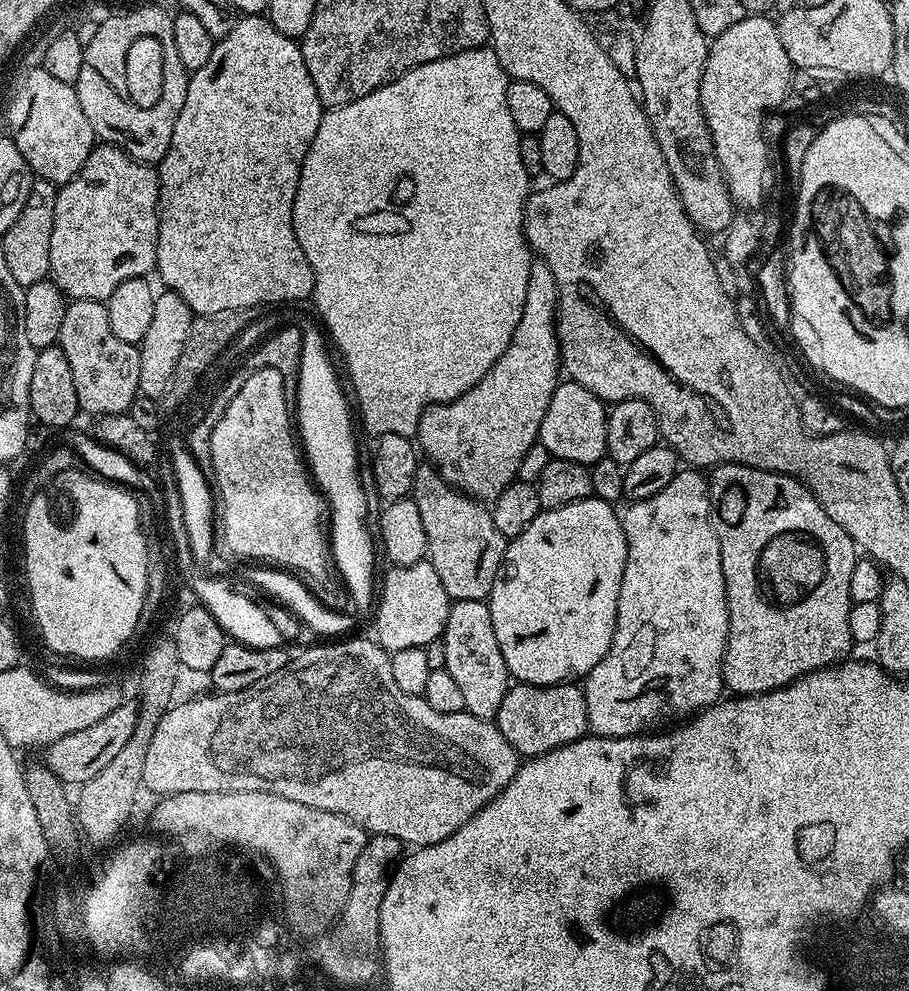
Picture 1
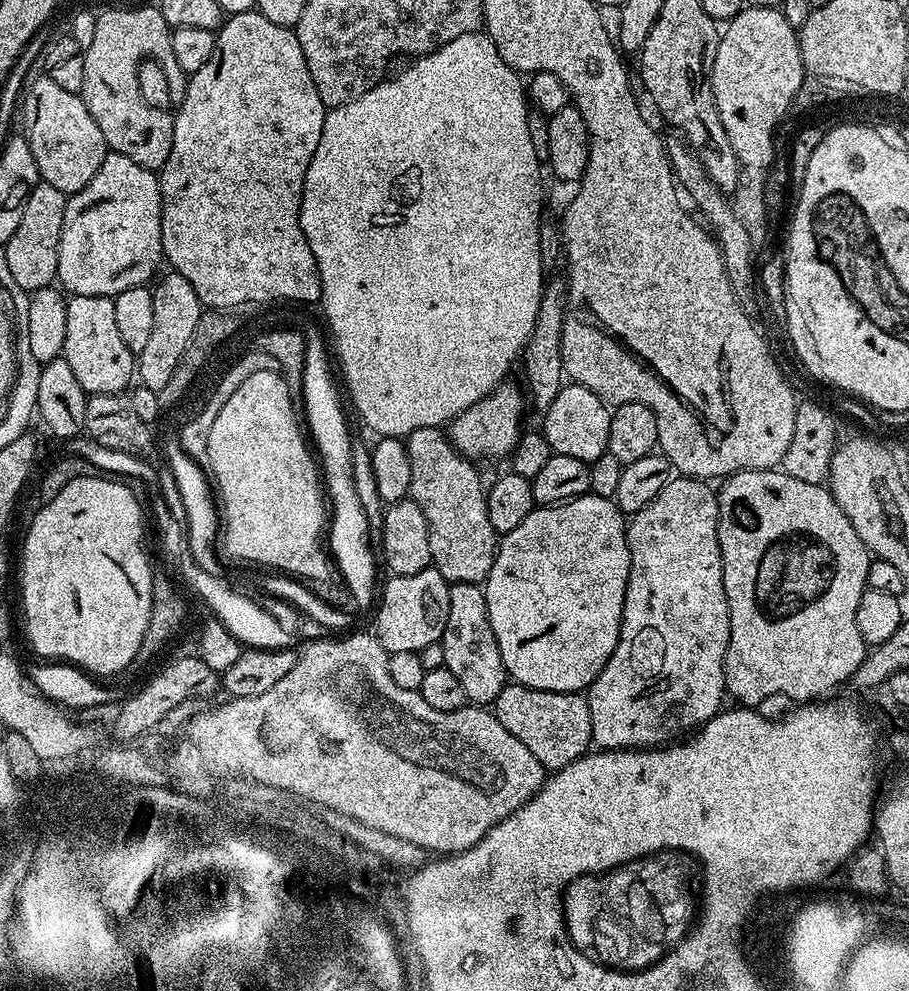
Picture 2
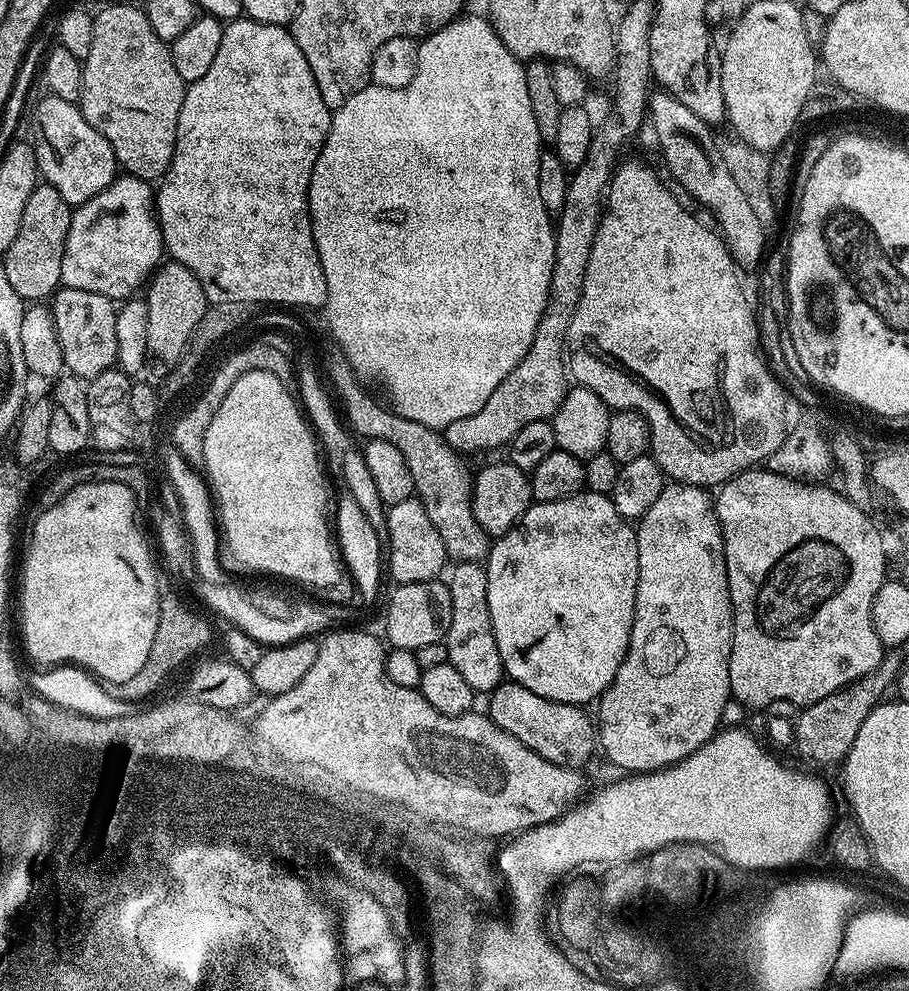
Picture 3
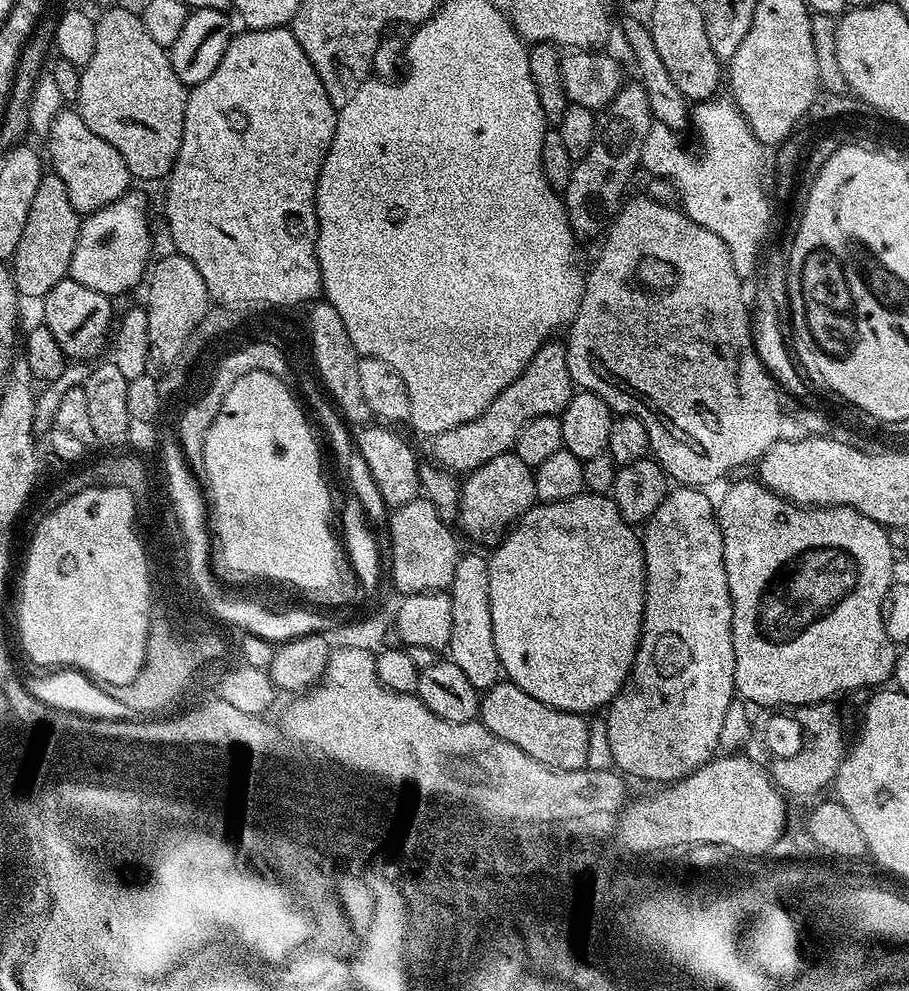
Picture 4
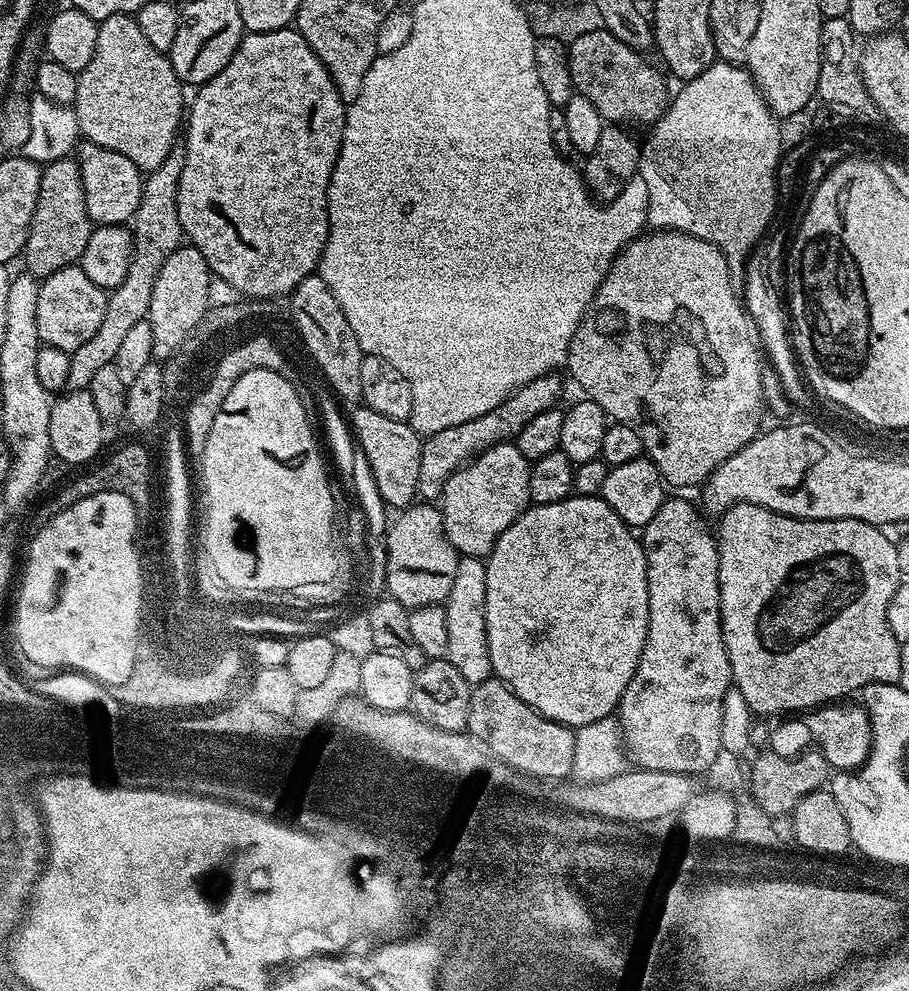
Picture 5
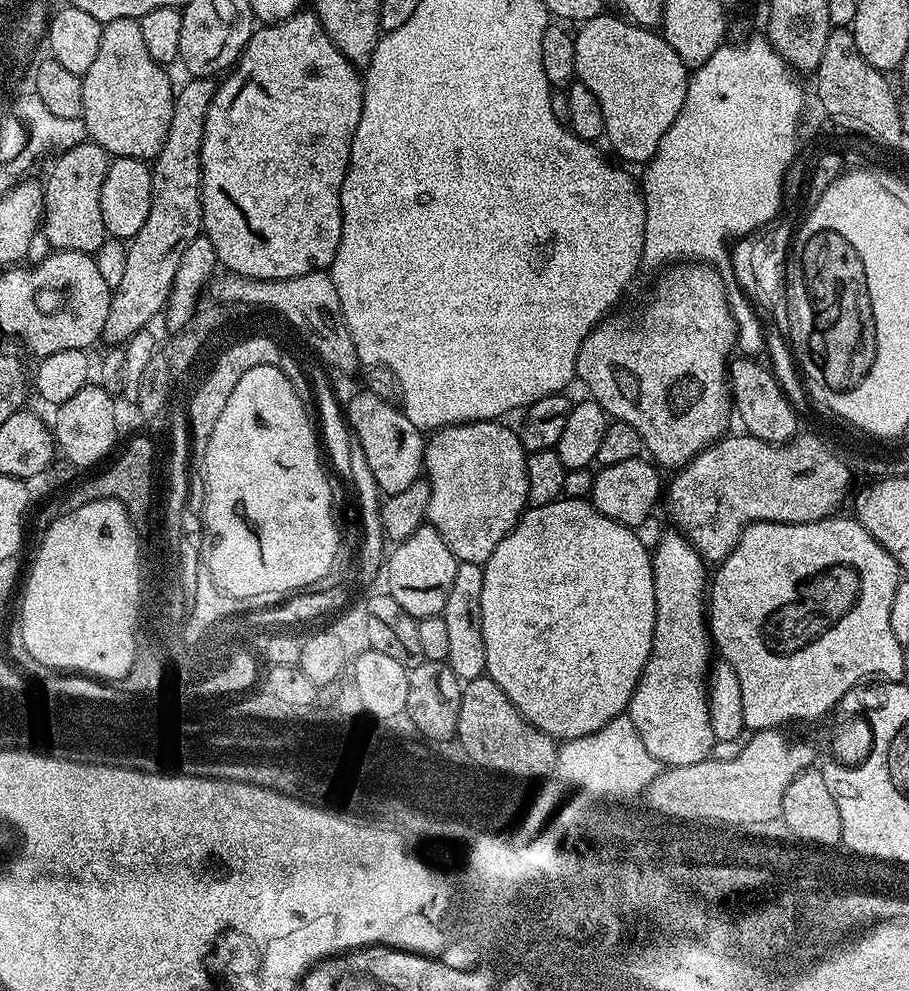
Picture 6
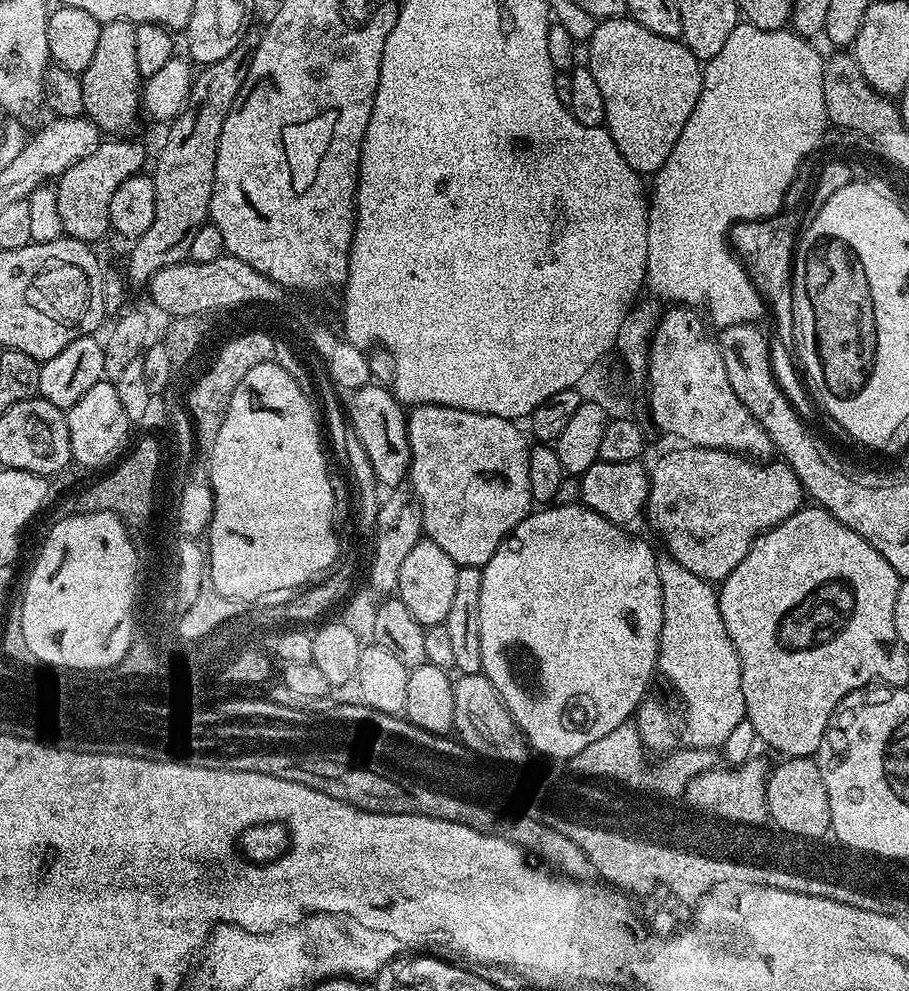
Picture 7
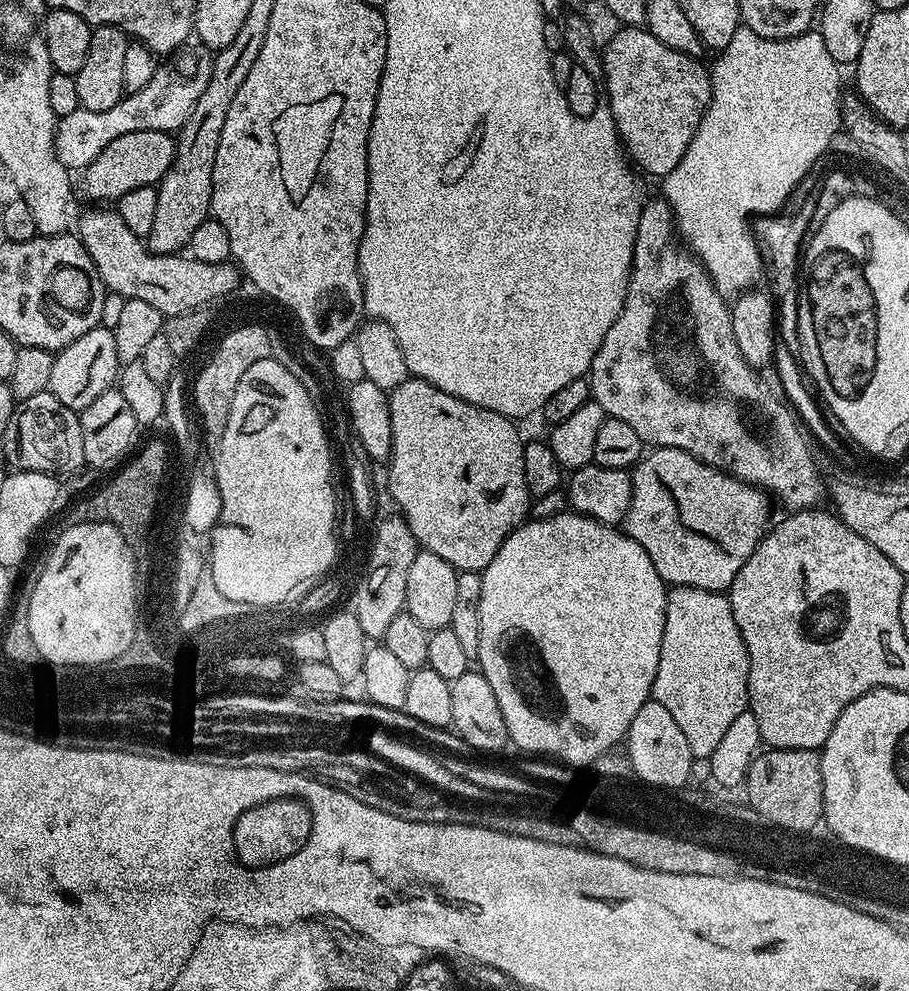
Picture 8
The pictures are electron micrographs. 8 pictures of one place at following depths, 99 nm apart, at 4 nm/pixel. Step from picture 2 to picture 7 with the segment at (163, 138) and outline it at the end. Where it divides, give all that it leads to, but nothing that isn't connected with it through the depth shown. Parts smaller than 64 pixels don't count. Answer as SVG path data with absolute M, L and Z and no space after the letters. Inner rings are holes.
M115 20L101 27L98 46L90 66L80 76L84 115L95 122L104 134L120 134L132 124L142 108L142 77L134 47L136 25L131 20Z

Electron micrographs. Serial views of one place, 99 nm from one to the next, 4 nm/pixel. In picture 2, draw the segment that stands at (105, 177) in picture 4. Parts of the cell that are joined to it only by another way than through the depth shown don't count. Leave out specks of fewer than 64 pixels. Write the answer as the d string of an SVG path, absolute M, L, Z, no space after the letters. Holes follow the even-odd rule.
M39 79L33 84L31 81L22 96L22 135L30 146L30 154L34 154L41 181L71 194L82 190L82 186L98 174L98 166L102 166L110 149L106 138L102 138L102 130L98 130L98 122L90 118L90 110L86 110L83 96L62 90L62 86L53 80Z

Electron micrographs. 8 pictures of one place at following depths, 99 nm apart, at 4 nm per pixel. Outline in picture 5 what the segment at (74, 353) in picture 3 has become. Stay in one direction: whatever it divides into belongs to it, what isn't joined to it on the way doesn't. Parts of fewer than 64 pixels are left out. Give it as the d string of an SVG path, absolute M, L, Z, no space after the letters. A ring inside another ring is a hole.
M78 266L63 268L43 277L38 294L37 322L41 341L49 348L71 354L85 342L90 342L106 314L108 292L94 286Z

